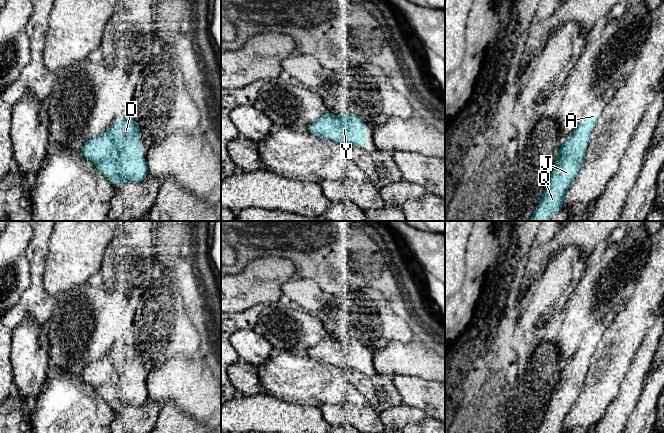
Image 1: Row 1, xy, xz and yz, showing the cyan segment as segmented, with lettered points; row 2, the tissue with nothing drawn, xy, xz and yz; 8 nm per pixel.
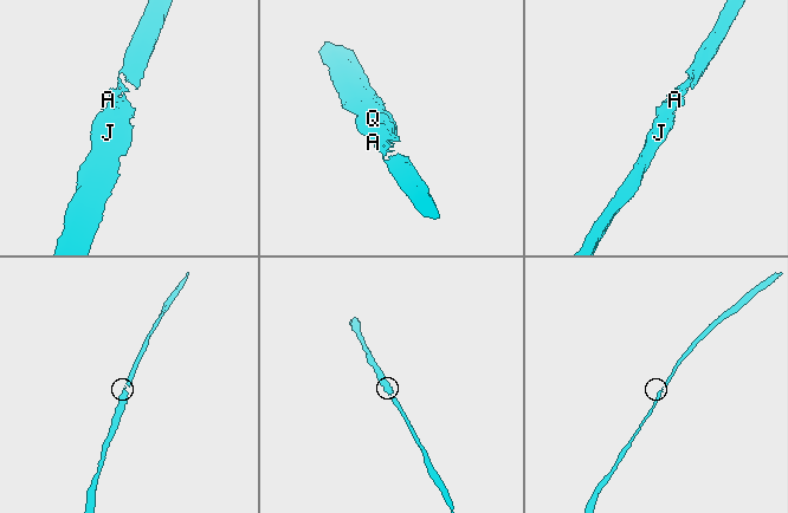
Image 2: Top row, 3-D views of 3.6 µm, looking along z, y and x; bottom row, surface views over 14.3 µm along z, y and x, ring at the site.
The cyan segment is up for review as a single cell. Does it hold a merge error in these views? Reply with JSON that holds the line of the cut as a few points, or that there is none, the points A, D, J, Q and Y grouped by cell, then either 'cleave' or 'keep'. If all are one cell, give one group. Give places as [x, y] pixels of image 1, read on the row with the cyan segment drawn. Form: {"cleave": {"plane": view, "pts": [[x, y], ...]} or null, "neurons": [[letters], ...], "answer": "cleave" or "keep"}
{"cleave": null, "neurons": [["A", "D", "J", "Q", "Y"]], "answer": "keep"}

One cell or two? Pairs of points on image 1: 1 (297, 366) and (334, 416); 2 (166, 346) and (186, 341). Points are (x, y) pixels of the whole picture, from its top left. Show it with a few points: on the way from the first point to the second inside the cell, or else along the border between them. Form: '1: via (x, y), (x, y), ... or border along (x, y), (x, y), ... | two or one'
1: border along (340, 404), (323, 404), (320, 407) | two
2: via (171, 341), (181, 341) | one

